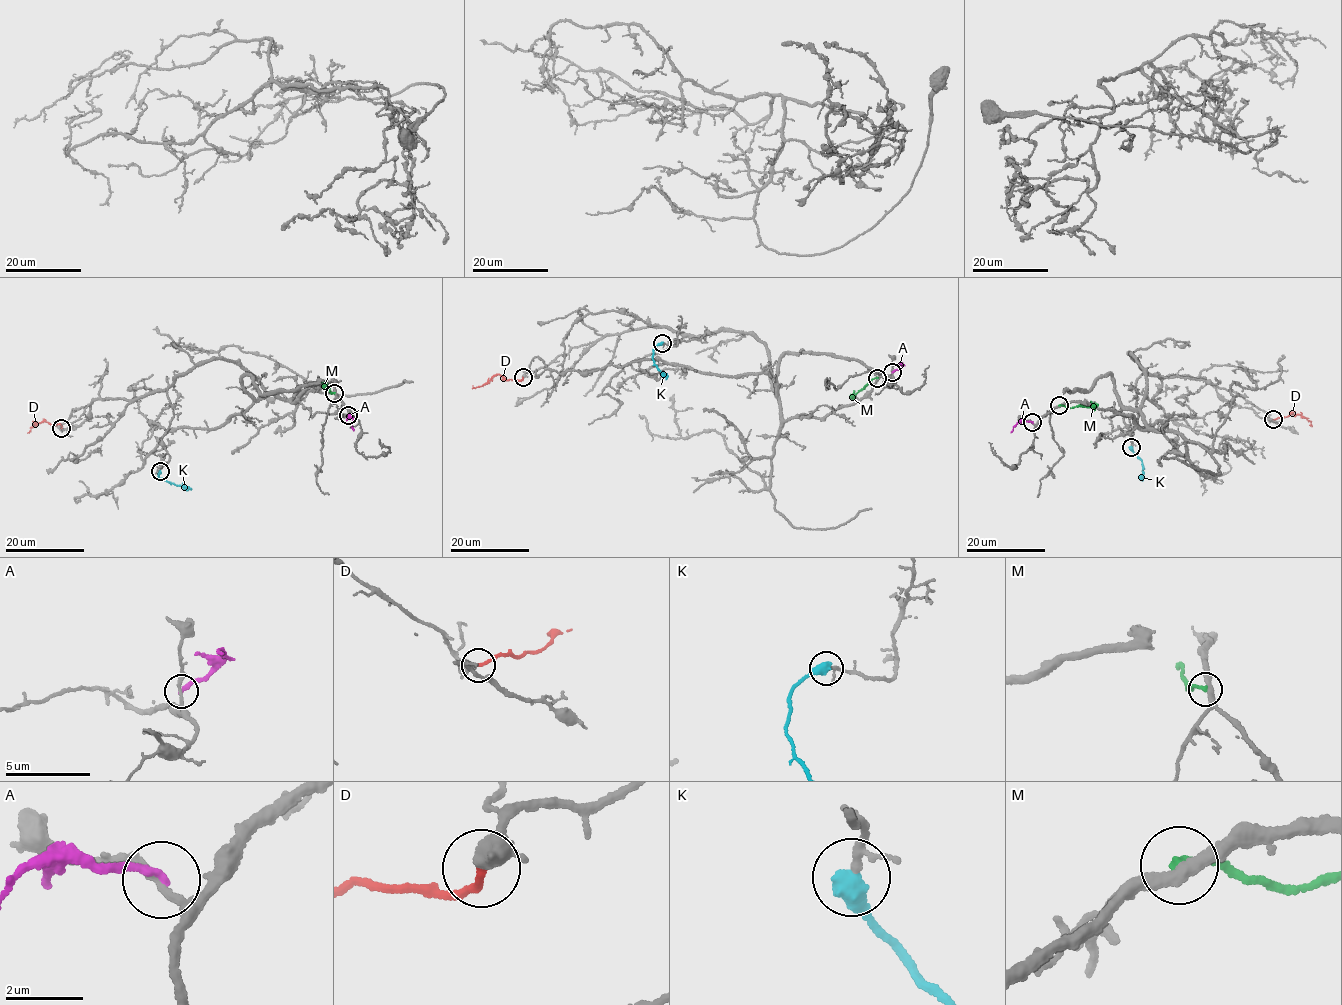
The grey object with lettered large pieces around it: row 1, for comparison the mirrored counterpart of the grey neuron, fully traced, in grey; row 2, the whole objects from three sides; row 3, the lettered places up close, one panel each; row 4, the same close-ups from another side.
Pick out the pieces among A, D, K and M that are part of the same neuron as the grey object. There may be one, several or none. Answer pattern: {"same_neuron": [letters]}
{"same_neuron": ["D", "K"]}

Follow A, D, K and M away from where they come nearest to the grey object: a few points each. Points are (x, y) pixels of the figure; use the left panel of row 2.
A: (348, 414), (352, 416), (353, 430)
D: (61, 428), (60, 424), (43, 421), (33, 425), (27, 433)
K: (160, 470), (158, 477), (191, 489)
M: (334, 393), (330, 393), (326, 381)

